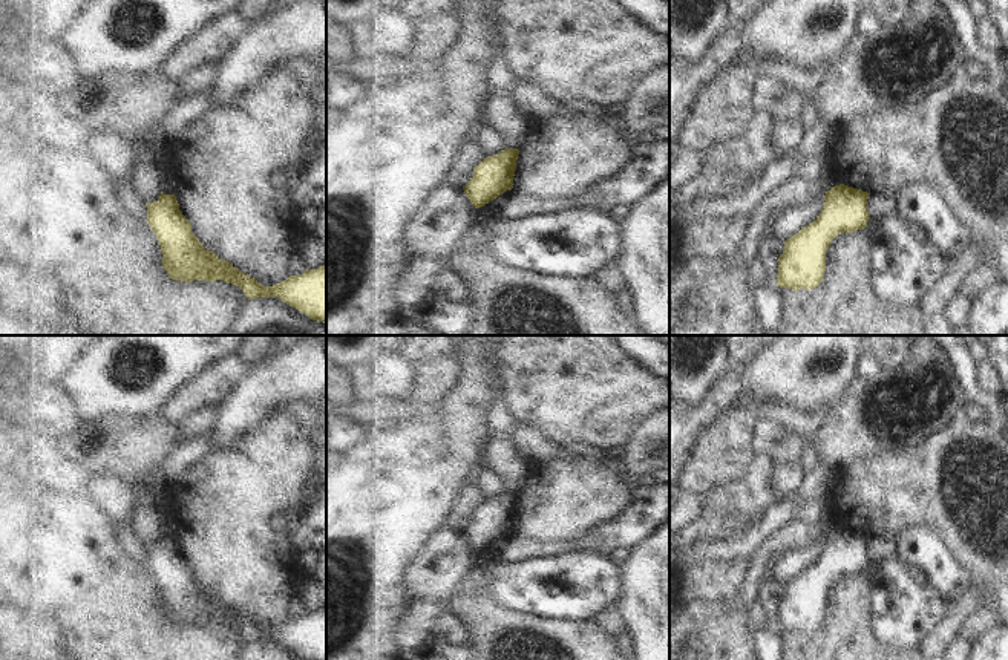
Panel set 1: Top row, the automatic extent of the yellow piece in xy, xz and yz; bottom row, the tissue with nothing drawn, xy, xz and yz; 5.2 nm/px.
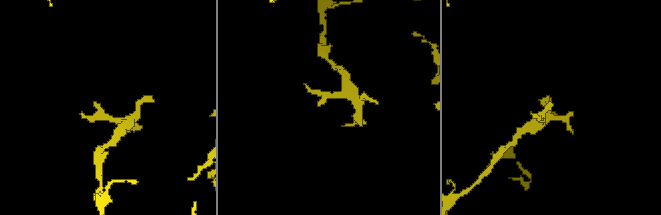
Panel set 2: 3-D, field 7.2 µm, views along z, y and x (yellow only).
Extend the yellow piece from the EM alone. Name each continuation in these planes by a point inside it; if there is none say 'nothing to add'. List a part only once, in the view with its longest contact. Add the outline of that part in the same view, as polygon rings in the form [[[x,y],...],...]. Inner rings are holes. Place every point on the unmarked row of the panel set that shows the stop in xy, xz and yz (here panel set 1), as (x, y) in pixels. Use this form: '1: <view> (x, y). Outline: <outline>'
nothing to add

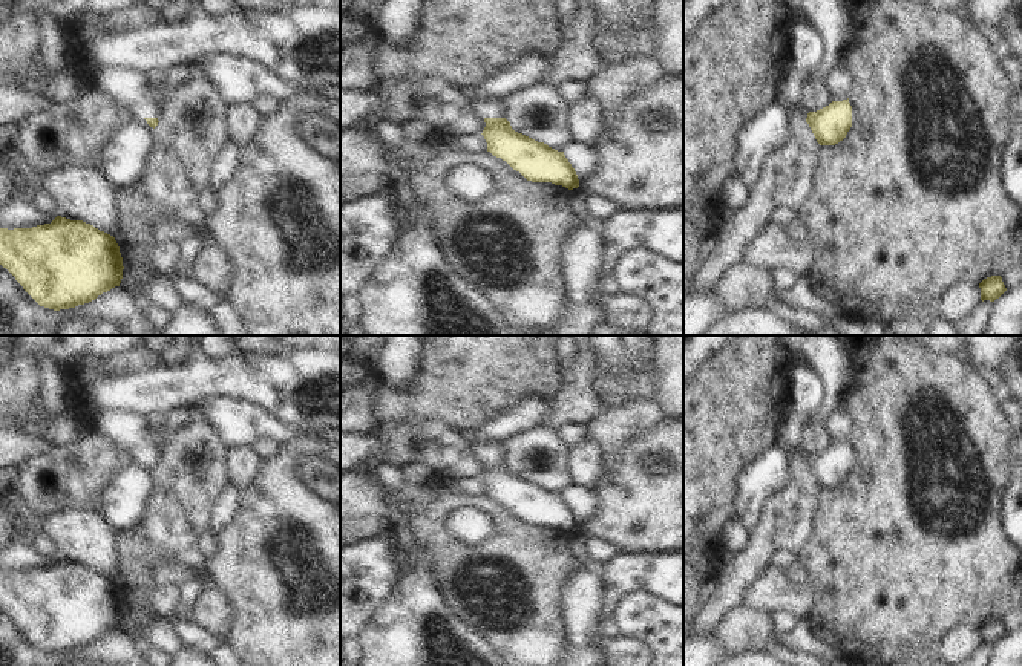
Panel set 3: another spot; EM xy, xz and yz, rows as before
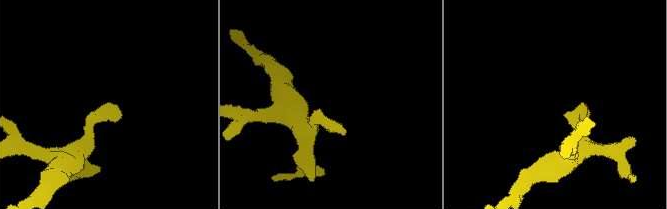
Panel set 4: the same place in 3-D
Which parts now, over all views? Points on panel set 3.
1: xz (488, 450). Outline: [[[475,430],[469,432],[467,436],[472,441],[477,455],[483,461],[504,461],[506,459],[504,444],[489,441]]]

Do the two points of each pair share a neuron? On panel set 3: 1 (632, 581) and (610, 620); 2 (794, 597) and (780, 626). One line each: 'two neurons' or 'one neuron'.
1: one neuron
2: two neurons

